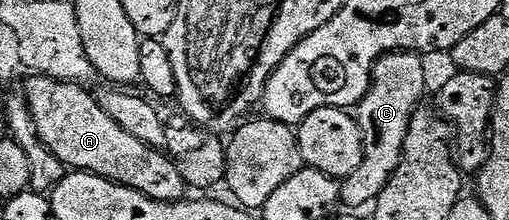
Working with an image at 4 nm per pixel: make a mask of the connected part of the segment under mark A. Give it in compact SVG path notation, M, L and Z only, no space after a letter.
M32 74L30 78L25 98L33 113L39 140L71 171L100 175L166 203L176 203L188 194L189 186L179 172L178 162L163 155L167 153L160 148L145 145L145 141L137 141L137 137L125 133L125 129L101 109L98 98L86 91L86 86L50 79L48 75Z

